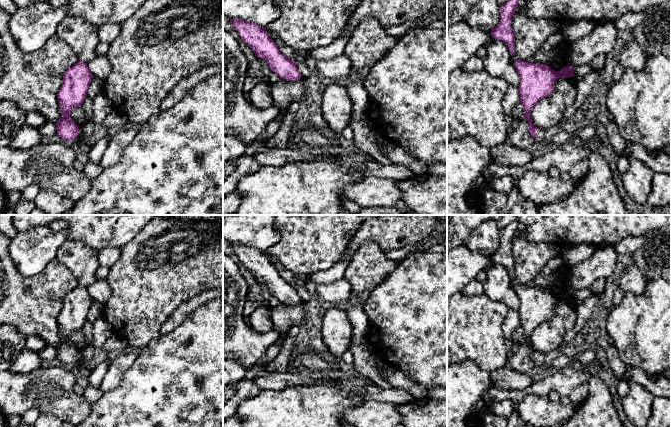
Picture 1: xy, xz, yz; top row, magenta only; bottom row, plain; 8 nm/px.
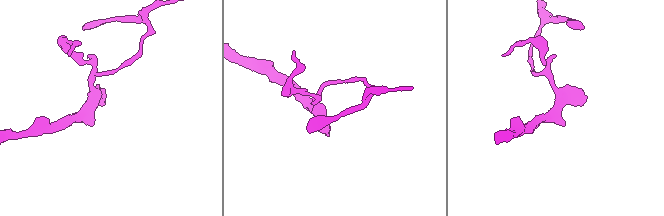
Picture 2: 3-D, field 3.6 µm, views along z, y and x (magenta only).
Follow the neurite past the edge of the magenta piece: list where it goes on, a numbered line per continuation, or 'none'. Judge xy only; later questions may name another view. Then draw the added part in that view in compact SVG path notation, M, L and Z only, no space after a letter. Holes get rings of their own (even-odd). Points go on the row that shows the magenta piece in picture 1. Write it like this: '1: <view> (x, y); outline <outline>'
1: xy (82, 139); outline M79 130L79 135L78 135L77 139L79 140L80 143L87 144L87 142L88 142L87 137L85 137L83 135L81 130Z

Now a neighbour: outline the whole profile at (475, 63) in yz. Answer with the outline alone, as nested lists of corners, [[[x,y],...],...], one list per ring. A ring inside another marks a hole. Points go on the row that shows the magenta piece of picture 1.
[[[476,54],[469,58],[463,65],[465,72],[477,72],[484,69],[484,58],[478,57]]]

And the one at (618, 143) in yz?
[[[610,118],[610,121],[606,126],[606,132],[615,153],[618,156],[622,155],[627,146],[627,142],[622,138],[620,130],[617,128],[617,125],[612,118]]]

